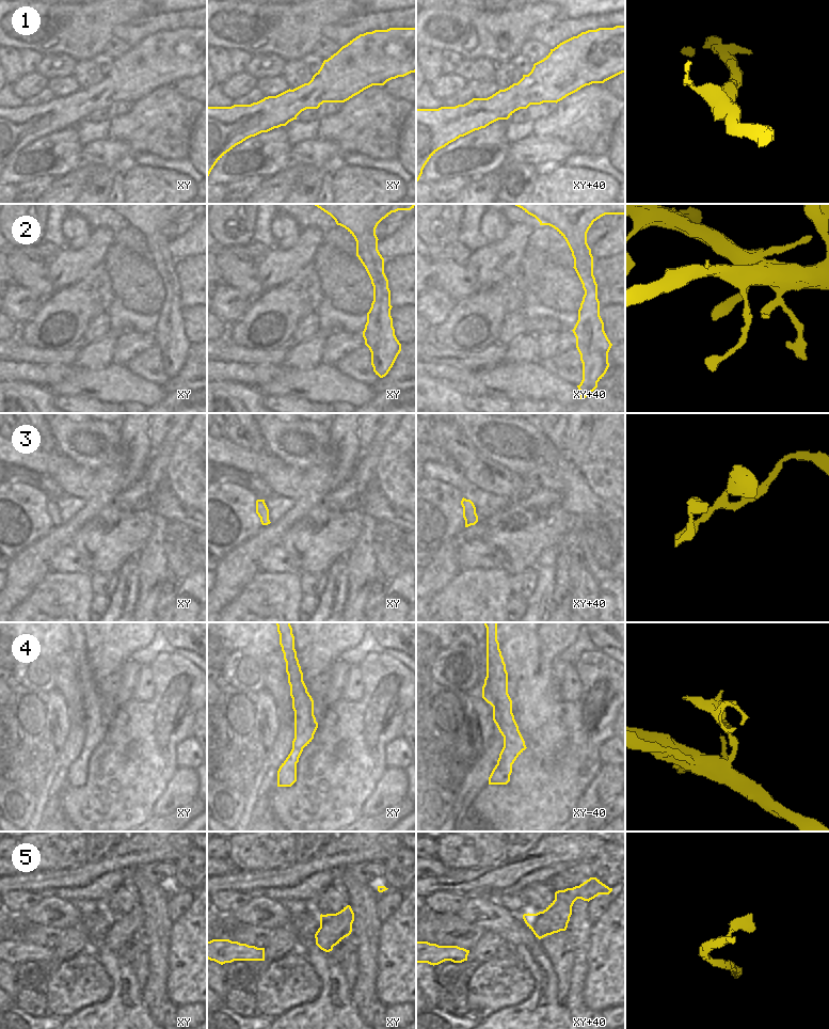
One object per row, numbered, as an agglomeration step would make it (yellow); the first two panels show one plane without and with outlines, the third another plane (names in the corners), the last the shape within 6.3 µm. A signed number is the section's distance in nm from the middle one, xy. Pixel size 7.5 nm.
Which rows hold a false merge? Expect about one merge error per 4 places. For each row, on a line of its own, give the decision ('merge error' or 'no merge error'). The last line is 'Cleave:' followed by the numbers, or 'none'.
1: no merge error
2: no merge error
3: no merge error
4: merge error
5: no merge error
Cleave: 4

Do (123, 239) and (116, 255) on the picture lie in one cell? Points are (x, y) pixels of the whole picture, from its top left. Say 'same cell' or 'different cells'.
different cells

